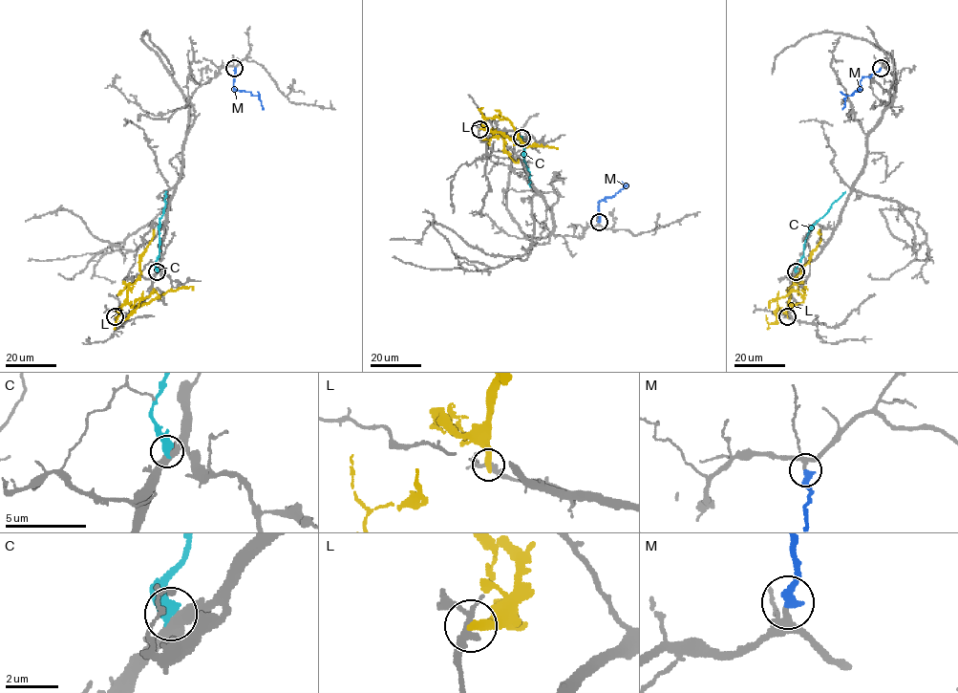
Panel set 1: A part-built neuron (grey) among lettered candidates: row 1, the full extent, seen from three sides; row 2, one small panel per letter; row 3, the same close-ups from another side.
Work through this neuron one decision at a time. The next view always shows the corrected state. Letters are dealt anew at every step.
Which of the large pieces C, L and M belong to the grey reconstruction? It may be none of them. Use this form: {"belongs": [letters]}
{"belongs": ["M"]}

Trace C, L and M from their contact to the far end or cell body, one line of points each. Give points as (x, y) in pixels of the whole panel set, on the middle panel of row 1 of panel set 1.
C: (521, 138), (530, 186)
L: (479, 129), (503, 133), (515, 144), (523, 142), (506, 119), (485, 118), (479, 109), (483, 107)
M: (599, 222), (598, 202), (613, 197), (628, 184)

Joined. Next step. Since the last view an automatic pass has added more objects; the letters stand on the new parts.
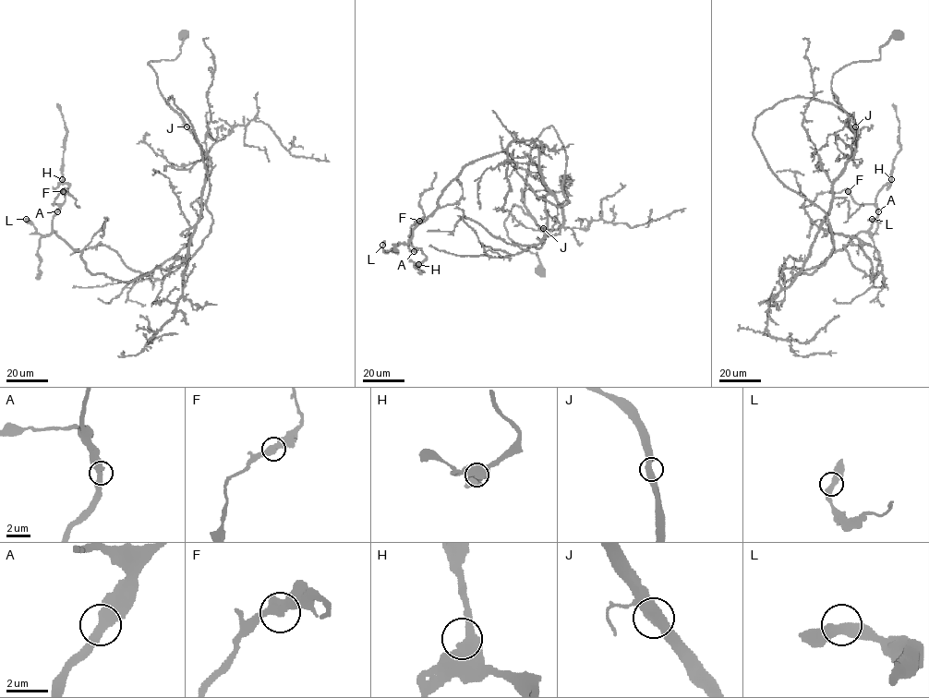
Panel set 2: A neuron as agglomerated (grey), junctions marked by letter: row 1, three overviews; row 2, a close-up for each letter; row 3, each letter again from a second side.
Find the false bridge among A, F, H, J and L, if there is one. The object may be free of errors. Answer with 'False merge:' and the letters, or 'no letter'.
False merge: no letter

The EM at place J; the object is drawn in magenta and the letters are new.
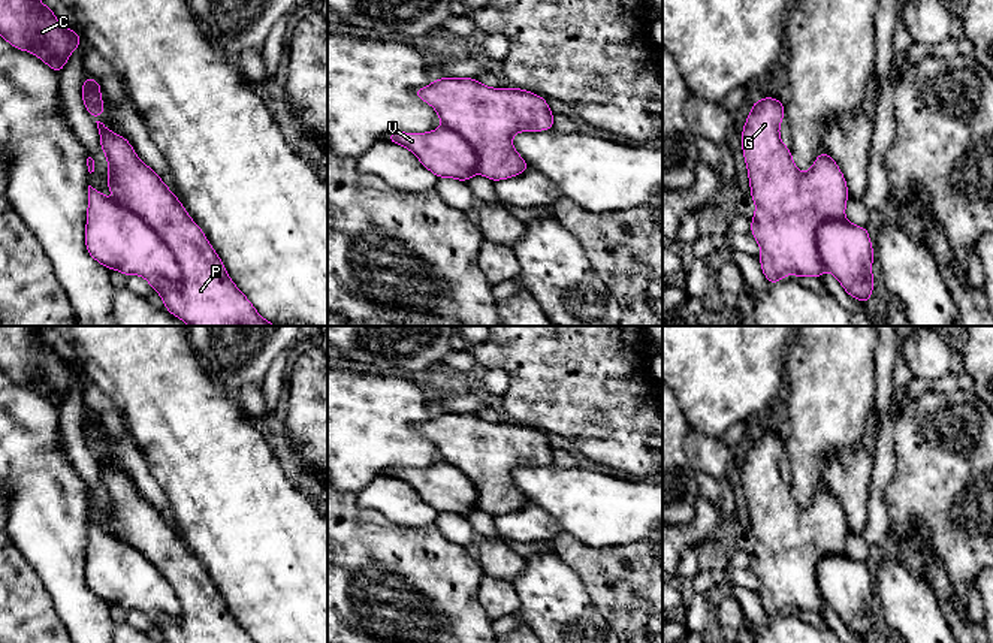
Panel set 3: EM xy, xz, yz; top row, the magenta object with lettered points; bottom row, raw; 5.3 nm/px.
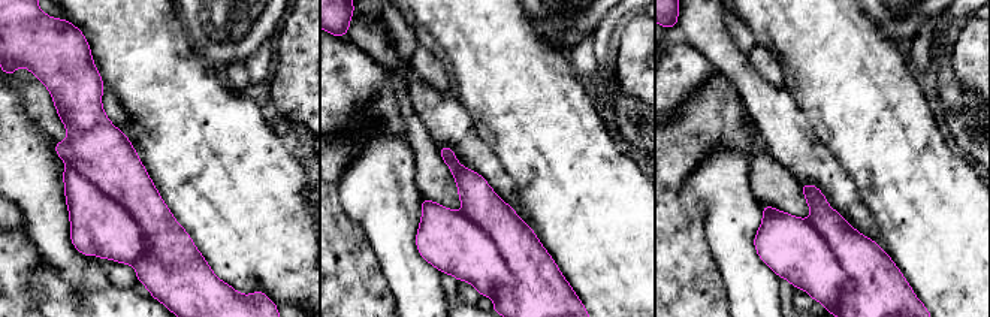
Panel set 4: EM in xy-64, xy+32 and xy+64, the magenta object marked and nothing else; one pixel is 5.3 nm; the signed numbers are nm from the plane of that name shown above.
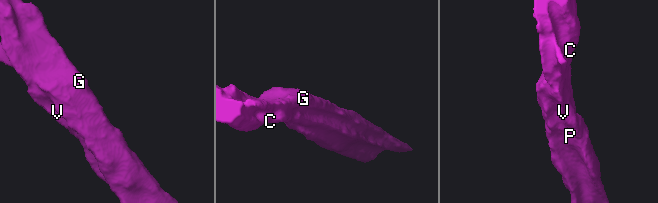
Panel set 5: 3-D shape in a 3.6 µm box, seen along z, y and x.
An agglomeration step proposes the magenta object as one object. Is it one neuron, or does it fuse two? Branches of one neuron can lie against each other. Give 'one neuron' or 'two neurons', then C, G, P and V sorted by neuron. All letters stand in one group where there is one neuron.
one neuron; C G P V

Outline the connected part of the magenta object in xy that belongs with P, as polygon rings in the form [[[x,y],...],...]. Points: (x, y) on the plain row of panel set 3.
[[[96,458],[100,482],[108,493],[109,511],[106,520],[118,535],[108,534],[103,528],[88,520],[85,561],[88,589],[111,606],[117,604],[124,610],[144,612],[153,625],[162,631],[165,643],[254,643],[230,615],[221,594],[205,573],[203,565],[191,555],[182,538],[162,513],[136,490],[126,473],[115,470],[103,458]]]

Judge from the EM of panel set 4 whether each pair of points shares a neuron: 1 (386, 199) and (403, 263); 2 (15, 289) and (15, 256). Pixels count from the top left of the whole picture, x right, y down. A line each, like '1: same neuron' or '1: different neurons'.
1: same neuron
2: same neuron

